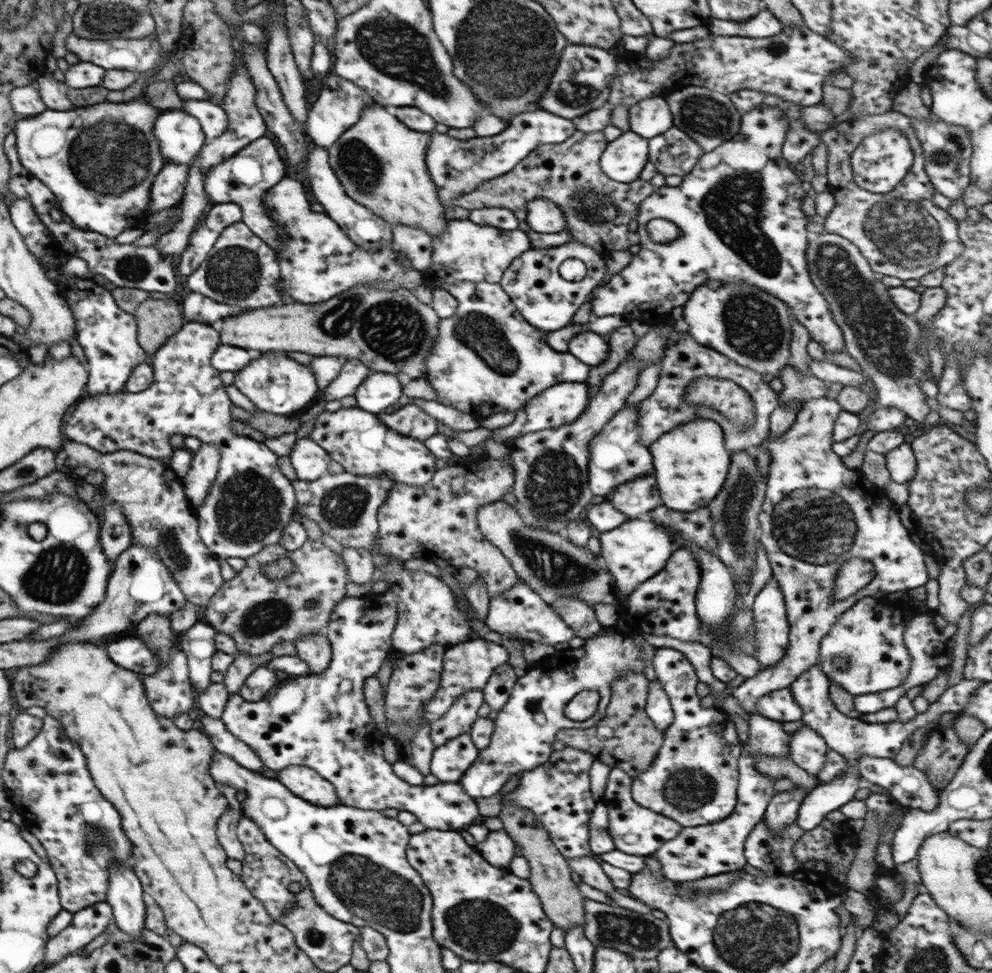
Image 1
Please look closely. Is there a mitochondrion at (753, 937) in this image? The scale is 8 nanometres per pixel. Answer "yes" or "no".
yes

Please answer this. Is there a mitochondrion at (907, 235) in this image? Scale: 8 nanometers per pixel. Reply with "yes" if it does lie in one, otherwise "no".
yes

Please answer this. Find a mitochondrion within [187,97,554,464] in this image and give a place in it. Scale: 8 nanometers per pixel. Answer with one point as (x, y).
(395, 330)

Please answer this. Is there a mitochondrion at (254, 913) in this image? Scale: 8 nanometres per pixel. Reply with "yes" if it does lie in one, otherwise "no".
no

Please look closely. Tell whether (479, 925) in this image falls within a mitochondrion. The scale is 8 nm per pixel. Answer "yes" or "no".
yes

